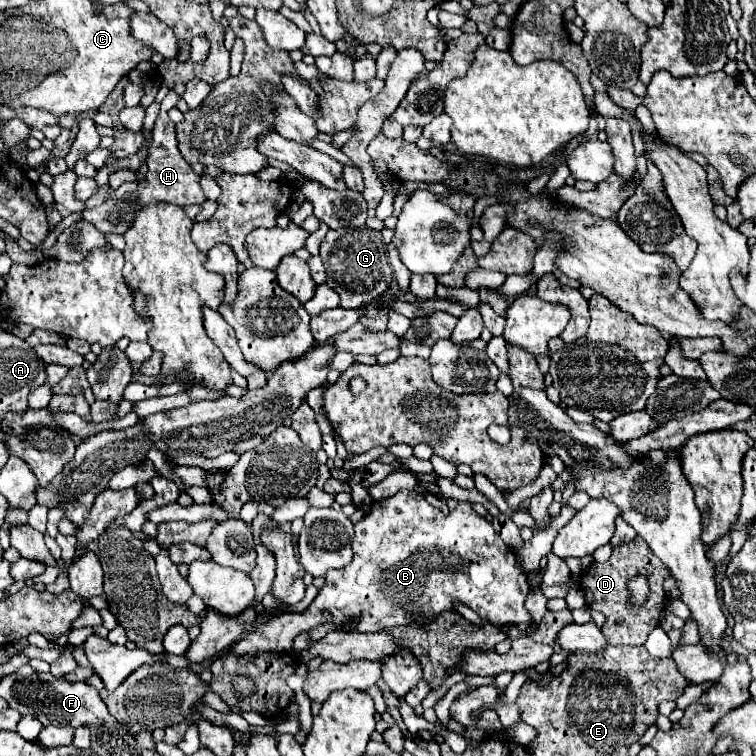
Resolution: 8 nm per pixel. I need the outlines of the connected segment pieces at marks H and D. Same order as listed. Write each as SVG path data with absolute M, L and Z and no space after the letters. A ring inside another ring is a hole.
M167 93L167 97L161 101L161 111L159 117L153 125L153 145L149 147L149 157L147 157L148 172L145 175L145 181L135 181L135 183L123 183L113 199L109 199L107 203L93 207L93 209L85 209L83 211L83 219L91 221L99 231L107 233L119 233L123 235L127 231L127 227L131 227L131 219L135 217L135 211L139 211L139 207L145 207L147 203L159 203L159 201L167 201L167 203L175 203L175 205L201 205L205 203L205 195L203 189L199 185L199 175L191 169L191 165L183 159L183 155L177 149L177 139L175 139L175 123L171 123L171 119L167 117L167 111L171 107L175 107L179 101L177 93Z
M633 539L627 545L615 547L611 553L611 559L607 563L591 563L583 575L581 575L581 591L585 595L585 601L591 609L597 609L605 615L605 623L601 627L601 633L605 635L609 645L643 645L647 641L647 635L659 625L659 617L665 609L665 591L663 591L663 581L667 579L667 569L663 563L651 555L651 549L643 539ZM633 575L647 575L651 593L647 597L645 607L639 611L633 611L625 607L625 595L627 595L627 581Z

